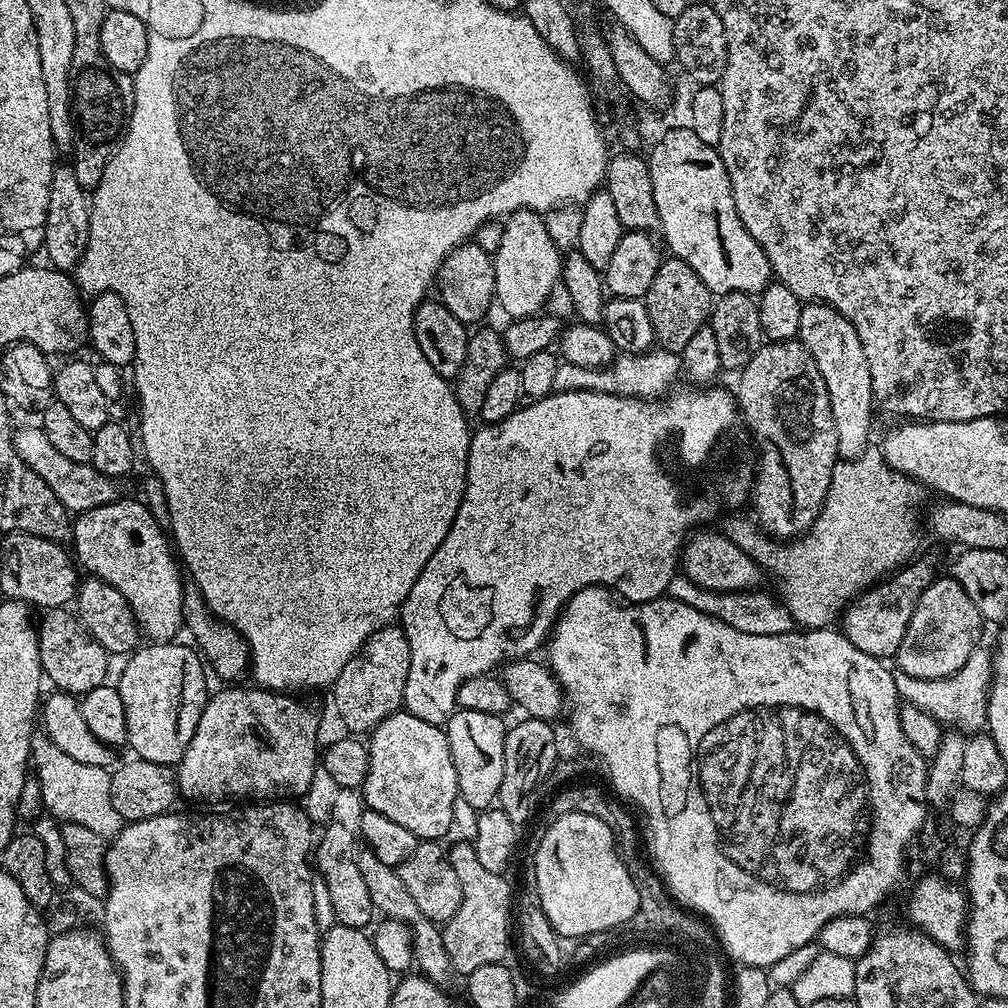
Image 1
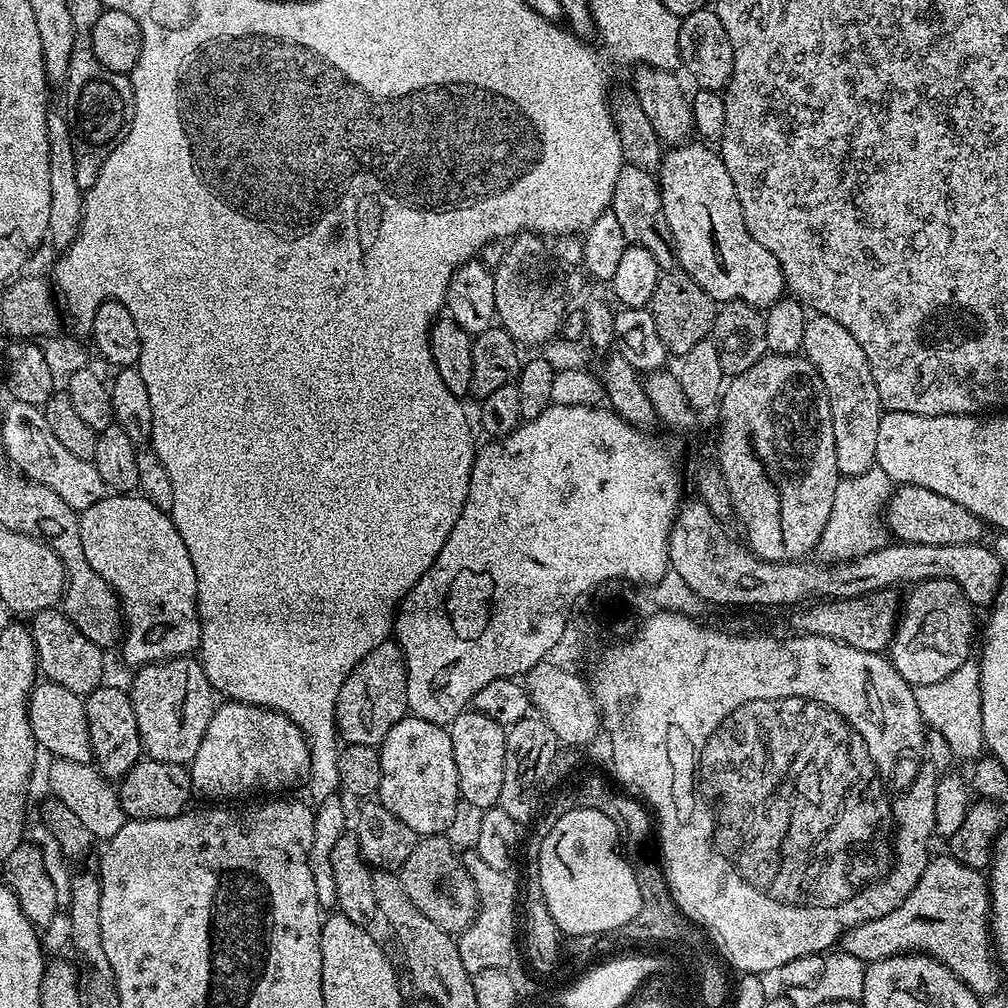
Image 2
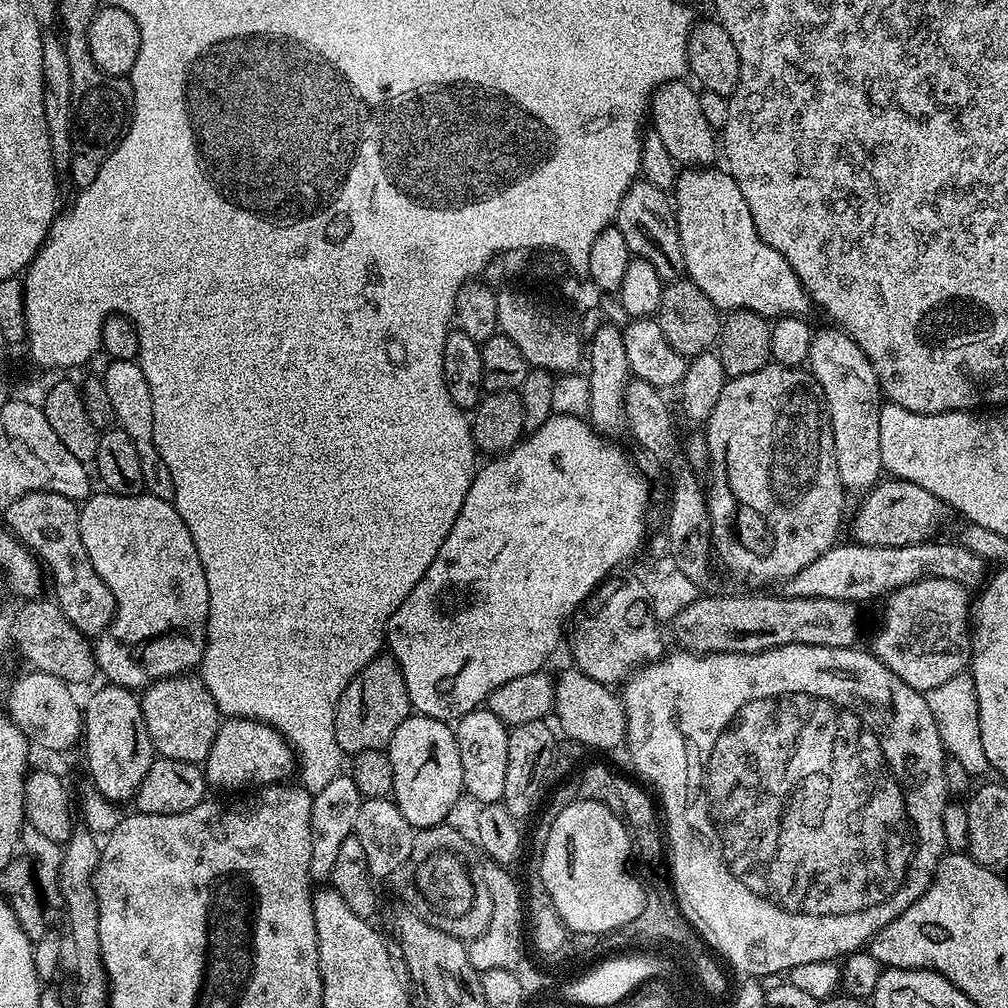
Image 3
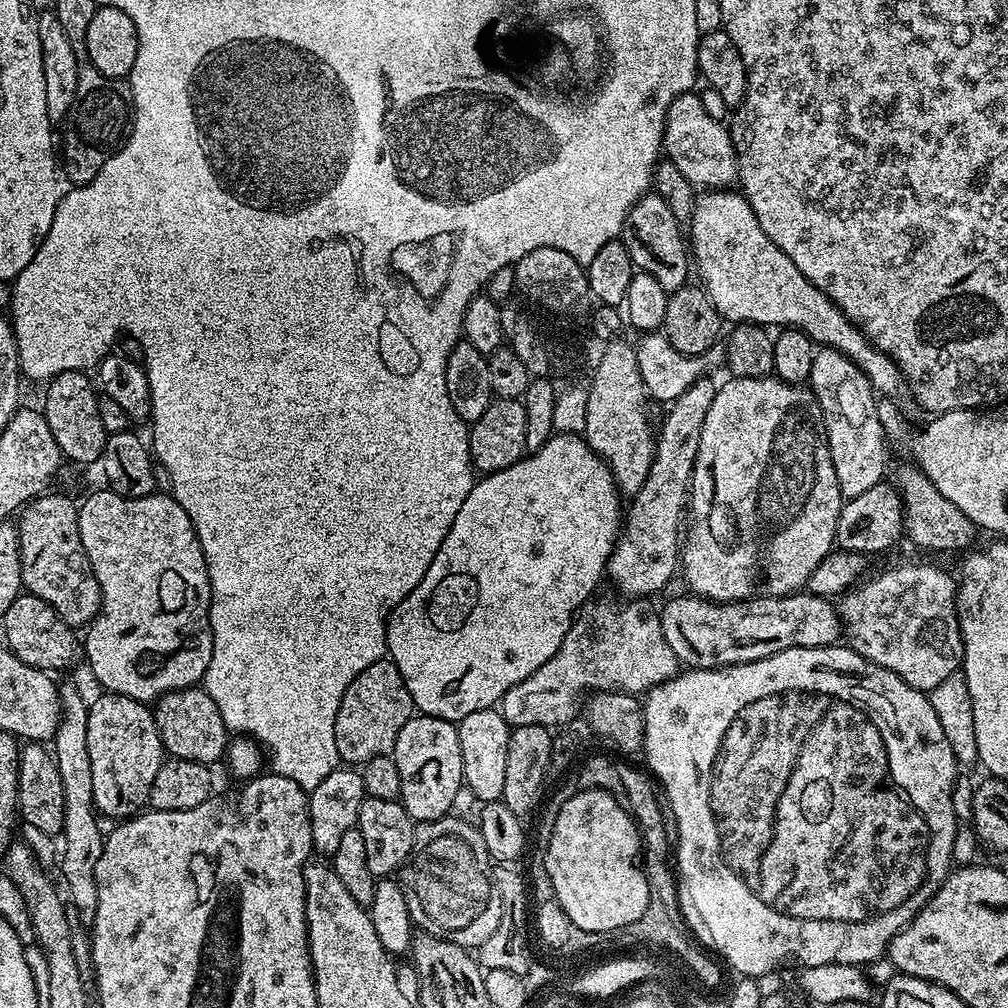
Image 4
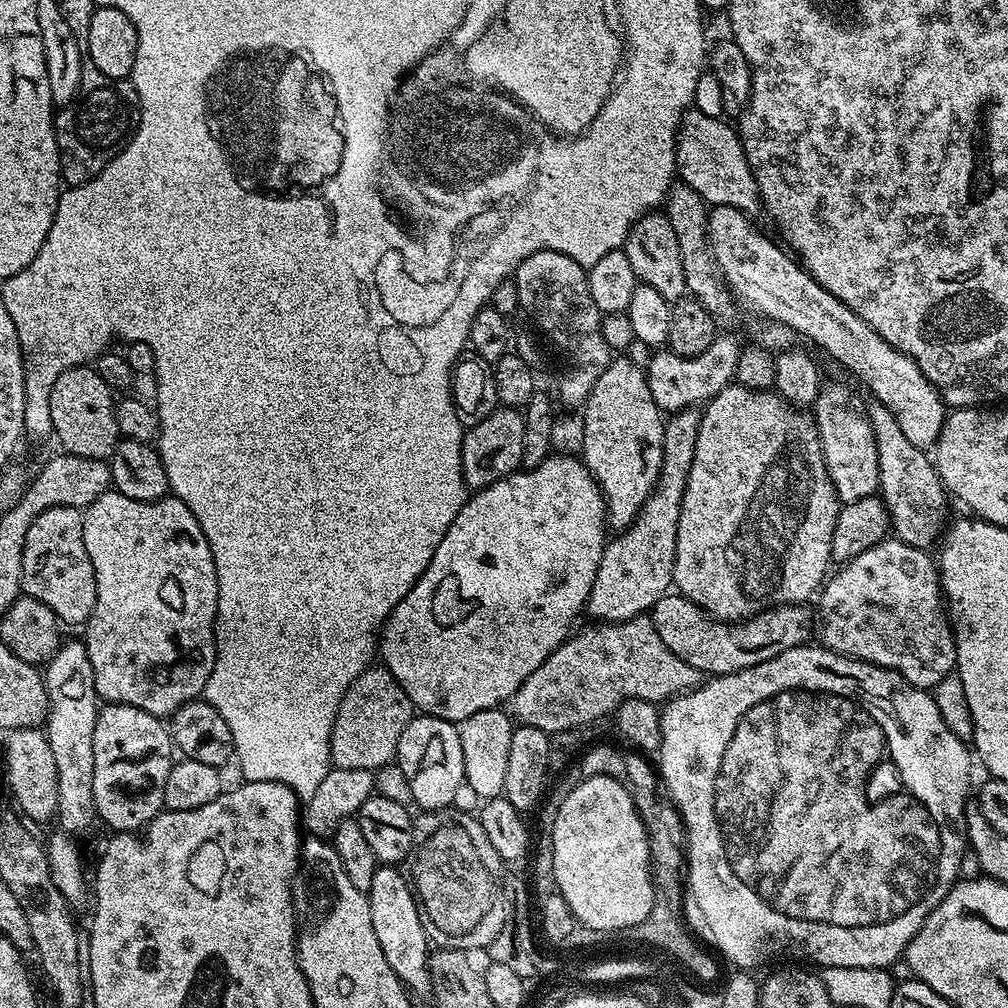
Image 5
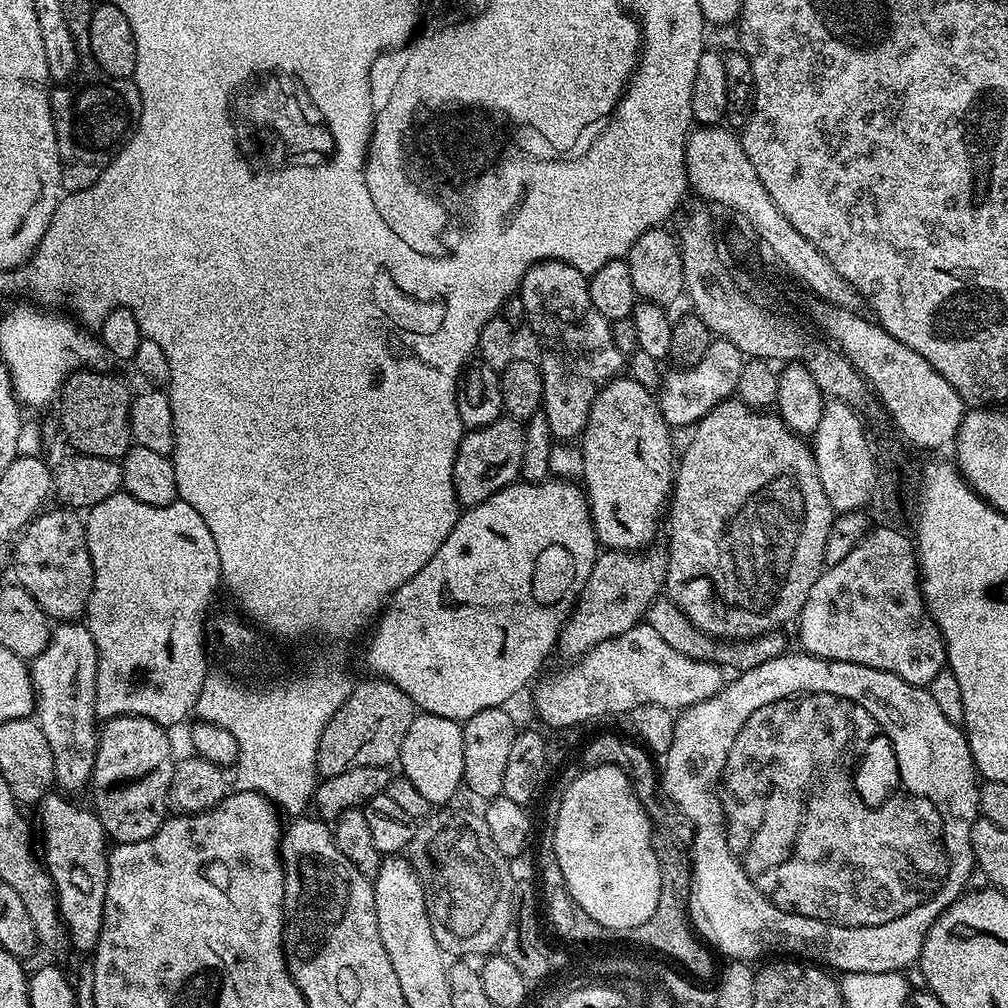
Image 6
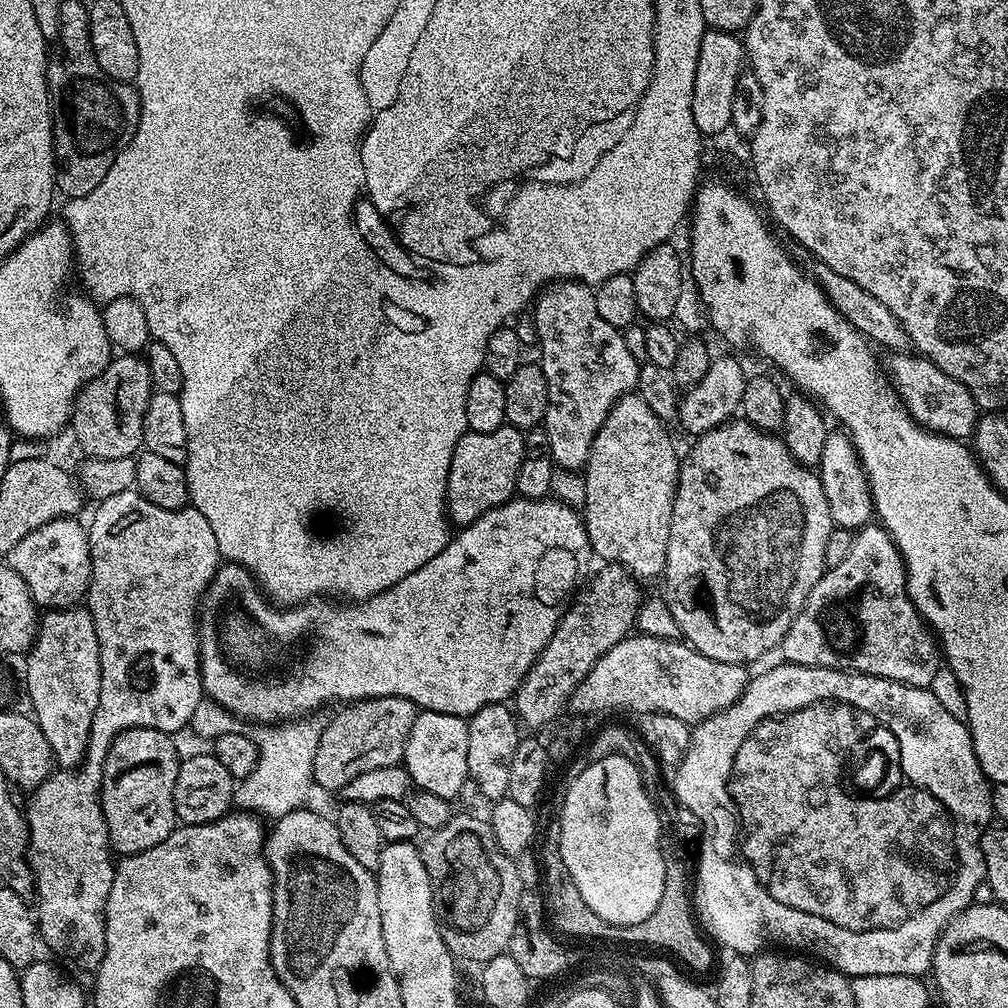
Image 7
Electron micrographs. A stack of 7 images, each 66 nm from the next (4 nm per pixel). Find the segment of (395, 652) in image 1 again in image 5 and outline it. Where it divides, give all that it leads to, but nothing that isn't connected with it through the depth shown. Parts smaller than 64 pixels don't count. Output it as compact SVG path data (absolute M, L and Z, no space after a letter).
M370 666L346 690L332 727L331 763L337 768L373 770L395 761L402 730L414 715L412 699L387 667Z

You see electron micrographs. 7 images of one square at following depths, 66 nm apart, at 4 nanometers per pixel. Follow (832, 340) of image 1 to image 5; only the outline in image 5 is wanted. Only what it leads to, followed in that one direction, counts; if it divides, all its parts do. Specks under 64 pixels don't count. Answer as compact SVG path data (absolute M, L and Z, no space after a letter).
M821 383L820 393L814 405L816 417L816 429L822 442L822 454L826 462L826 470L832 479L832 485L836 491L841 505L850 502L858 502L858 498L877 495L880 486L880 475L878 474L878 446L874 442L874 430L868 421L867 411L856 401L856 396L844 384Z

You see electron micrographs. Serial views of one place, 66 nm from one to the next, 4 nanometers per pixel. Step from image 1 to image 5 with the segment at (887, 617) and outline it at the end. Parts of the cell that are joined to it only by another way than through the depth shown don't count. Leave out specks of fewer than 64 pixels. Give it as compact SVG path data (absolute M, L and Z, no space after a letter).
M669 594L658 598L658 602L651 610L651 618L654 622L654 630L658 630L658 638L682 658L694 670L709 677L725 676L731 672L737 672L750 666L758 666L770 658L778 658L786 650L807 645L811 636L814 636L814 616L811 611L807 612L804 604L783 604L780 608L767 608L764 612L759 612L757 616L751 616L749 620L737 620L729 622L727 620L714 620L704 613L694 602L690 602L685 596L679 594Z

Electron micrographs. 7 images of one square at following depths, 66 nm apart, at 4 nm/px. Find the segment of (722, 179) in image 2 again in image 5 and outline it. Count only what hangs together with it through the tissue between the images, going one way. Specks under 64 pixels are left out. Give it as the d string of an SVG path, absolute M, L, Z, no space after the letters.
M715 205L708 213L708 246L712 249L716 264L720 268L720 274L728 291L732 293L735 303L740 304L748 312L753 312L753 317L767 318L774 322L782 322L795 330L797 337L809 340L812 344L824 348L824 352L832 360L837 360L850 375L856 380L861 380L872 391L872 400L882 402L894 418L898 418L898 427L902 434L914 446L925 450L931 449L940 437L940 431L944 425L946 405L942 399L942 393L922 374L915 360L911 360L906 354L894 350L886 338L882 338L850 306L846 306L834 294L830 294L825 288L811 276L783 247L778 248L772 241L767 240L754 225L750 216L729 205Z

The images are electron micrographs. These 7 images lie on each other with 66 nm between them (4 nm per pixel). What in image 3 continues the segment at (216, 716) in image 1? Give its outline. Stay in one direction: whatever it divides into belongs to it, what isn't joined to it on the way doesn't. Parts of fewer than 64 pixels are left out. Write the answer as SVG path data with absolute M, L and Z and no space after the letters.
M229 717L221 723L214 746L204 761L205 779L211 787L214 785L237 792L251 789L248 788L250 786L261 788L281 783L291 777L291 772L293 775L295 768L295 753L280 732L264 721L240 717Z

